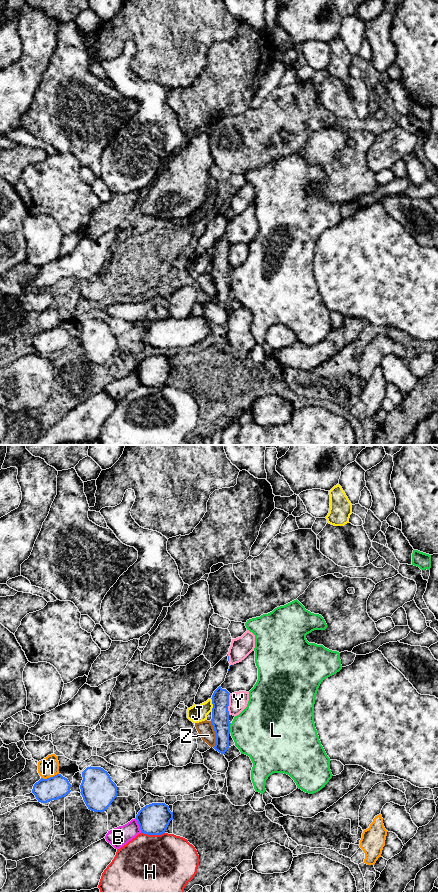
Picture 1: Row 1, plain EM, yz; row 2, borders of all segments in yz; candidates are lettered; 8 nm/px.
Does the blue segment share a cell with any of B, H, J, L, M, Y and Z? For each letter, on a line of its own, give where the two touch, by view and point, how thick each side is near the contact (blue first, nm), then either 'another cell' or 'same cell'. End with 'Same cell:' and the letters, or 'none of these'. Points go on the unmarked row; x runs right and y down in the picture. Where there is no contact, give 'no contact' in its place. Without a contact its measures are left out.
B: meets blue in yz at (139, 377); 260 nm thick on the blue side, 160 nm on the other; another cell
H: meets blue in yz at (153, 386); 260 nm thick on the blue side, 500 nm on the other; another cell
J: meets blue in yz at (213, 257); 140 nm thick on the blue side, 140 nm on the other; another cell
L: meets blue in yz at (229, 280); 140 nm thick on the blue side, 440 nm on the other; another cell
M: meets blue in yz at (50, 329); 190 nm thick on the blue side, 160 nm on the other; same cell
Y: meets blue in yz at (228, 256); 140 nm thick on the blue side, 150 nm on the other; another cell
Z: meets blue in yz at (215, 285); 140 nm thick on the blue side, 130 nm on the other; another cell
Same cell: M

